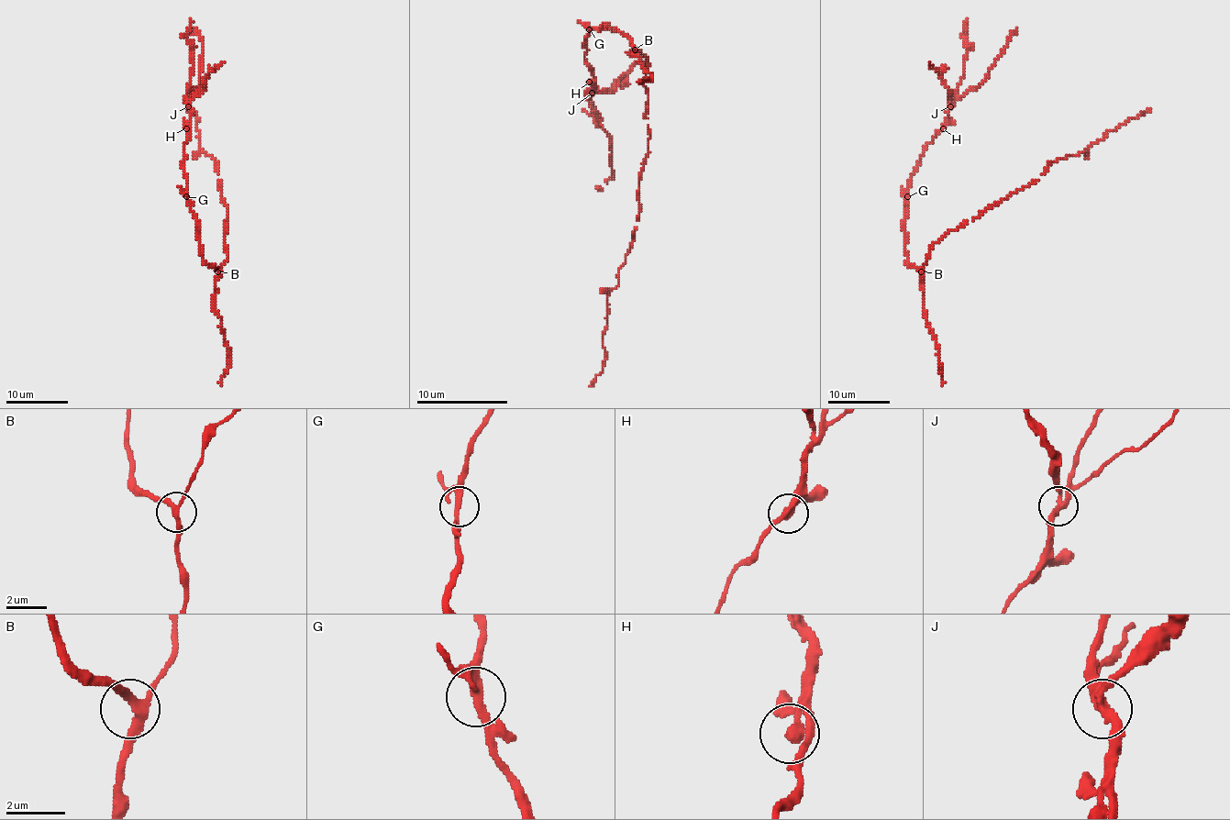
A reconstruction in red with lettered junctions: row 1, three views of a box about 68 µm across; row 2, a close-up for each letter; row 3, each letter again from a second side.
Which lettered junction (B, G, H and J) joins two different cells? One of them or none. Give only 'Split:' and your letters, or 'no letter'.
Split: J

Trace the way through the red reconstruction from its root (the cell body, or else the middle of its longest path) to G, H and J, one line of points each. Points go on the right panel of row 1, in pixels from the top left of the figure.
G: (919, 270), (909, 261), (905, 254), (903, 221), (907, 216), (907, 196)
H: (919, 270), (909, 261), (905, 254), (903, 221), (907, 216), (907, 193), (910, 175), (924, 149), (943, 128)
J: (919, 270), (909, 261), (905, 254), (903, 221), (910, 175), (924, 149), (945, 124), (950, 106)

